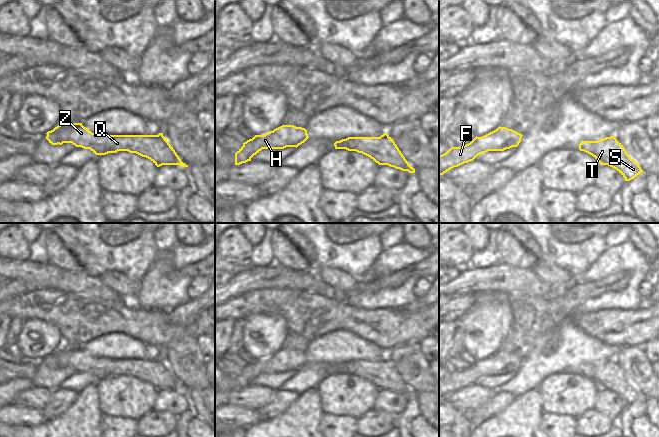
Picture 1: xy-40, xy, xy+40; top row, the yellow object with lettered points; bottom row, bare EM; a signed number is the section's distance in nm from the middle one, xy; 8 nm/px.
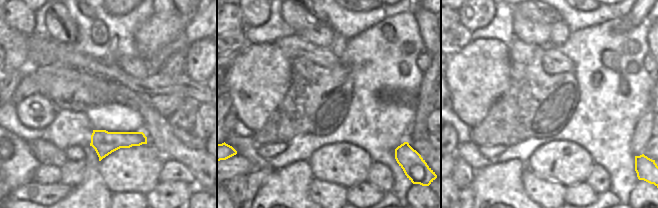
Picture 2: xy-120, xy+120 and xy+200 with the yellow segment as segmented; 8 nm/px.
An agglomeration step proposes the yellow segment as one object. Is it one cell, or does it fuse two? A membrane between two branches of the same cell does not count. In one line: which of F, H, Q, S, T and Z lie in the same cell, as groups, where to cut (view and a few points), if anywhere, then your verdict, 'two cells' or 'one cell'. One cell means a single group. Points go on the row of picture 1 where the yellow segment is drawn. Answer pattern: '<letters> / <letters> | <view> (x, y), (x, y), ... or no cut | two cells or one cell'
F H Q S T Z | no cut | one cell

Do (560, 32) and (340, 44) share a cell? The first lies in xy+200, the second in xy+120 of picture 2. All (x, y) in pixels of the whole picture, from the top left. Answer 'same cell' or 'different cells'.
same cell

